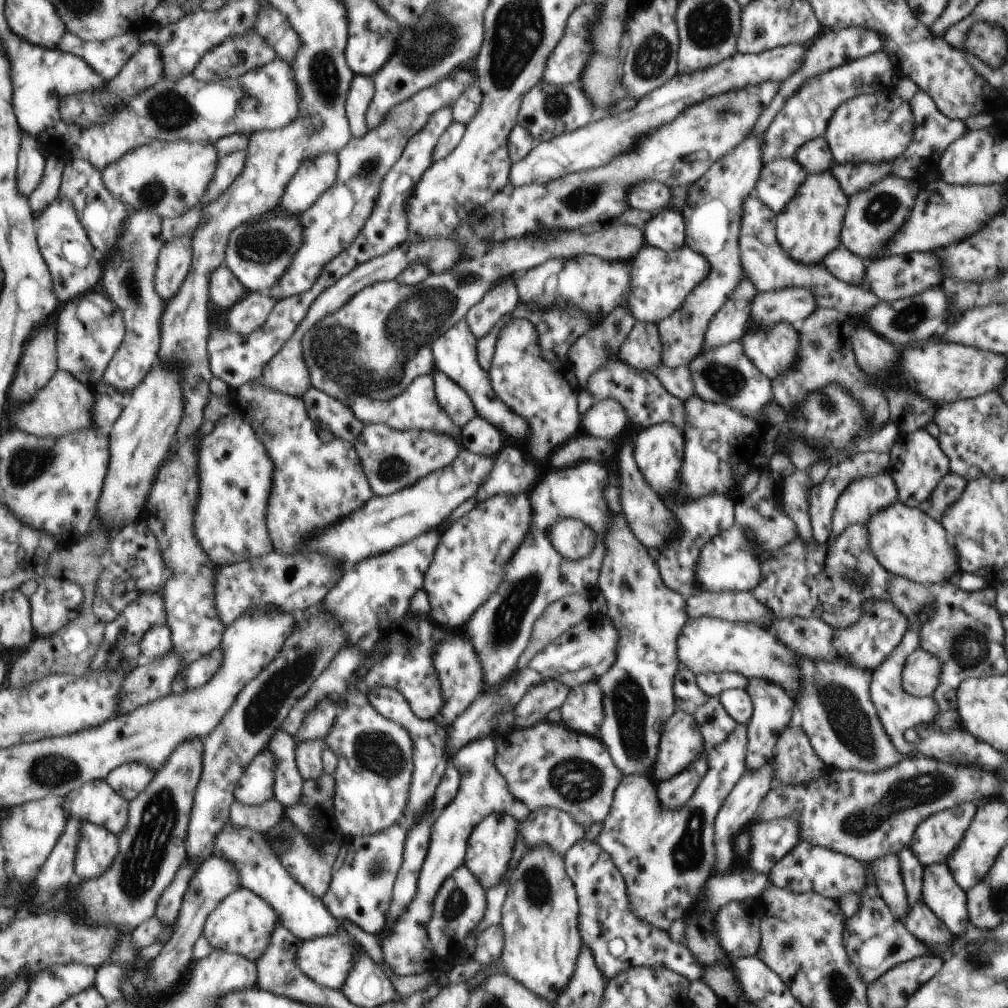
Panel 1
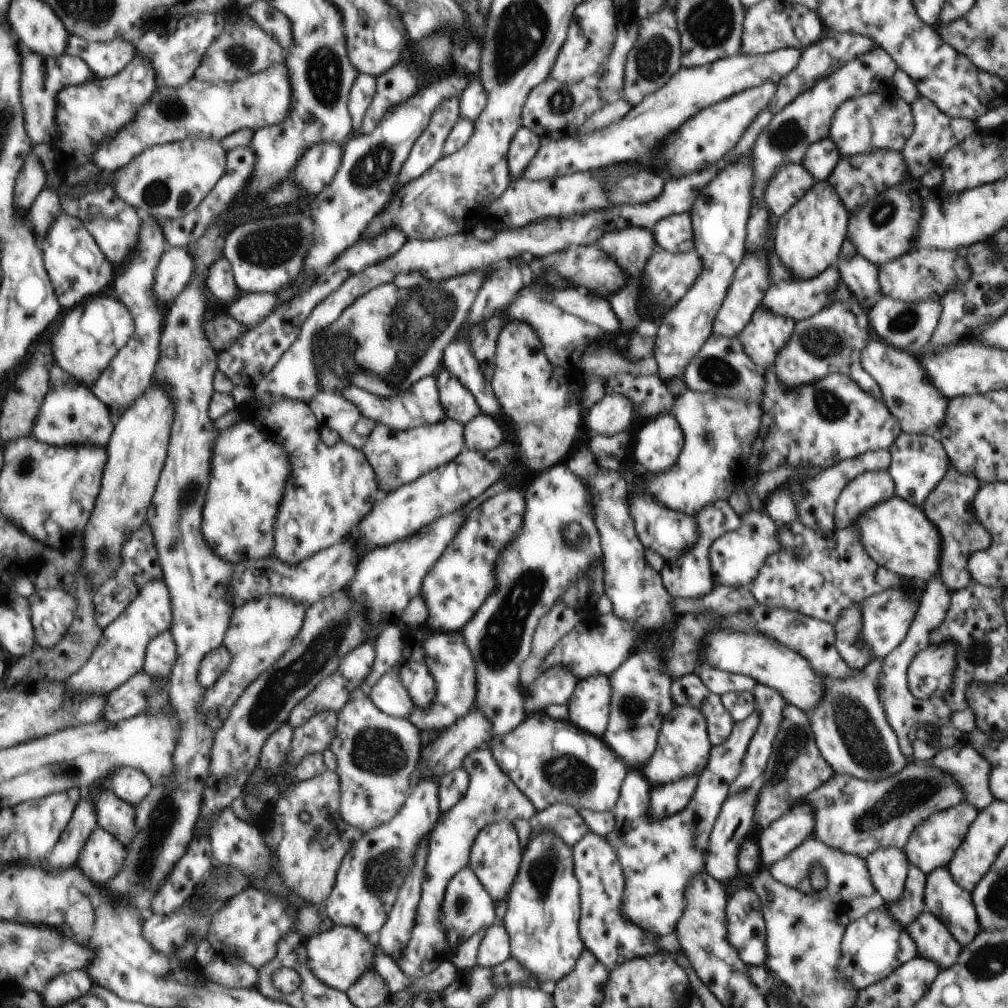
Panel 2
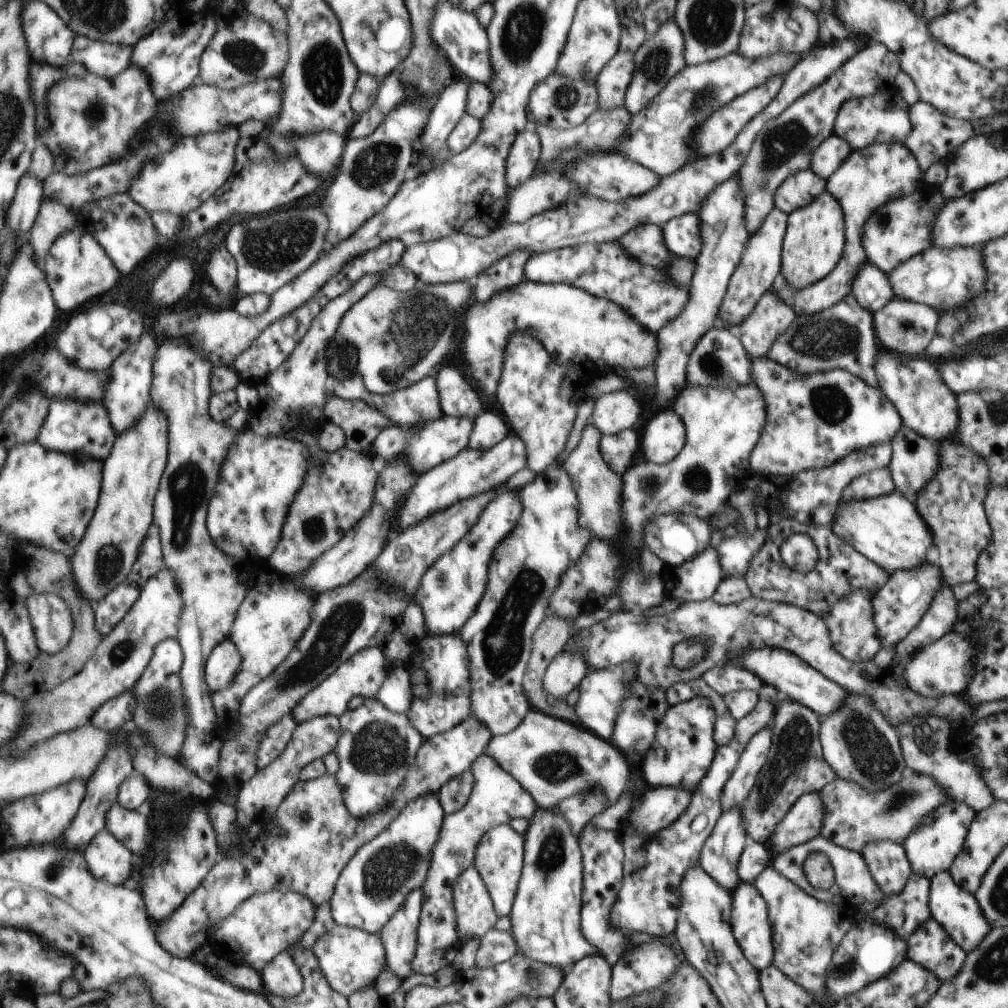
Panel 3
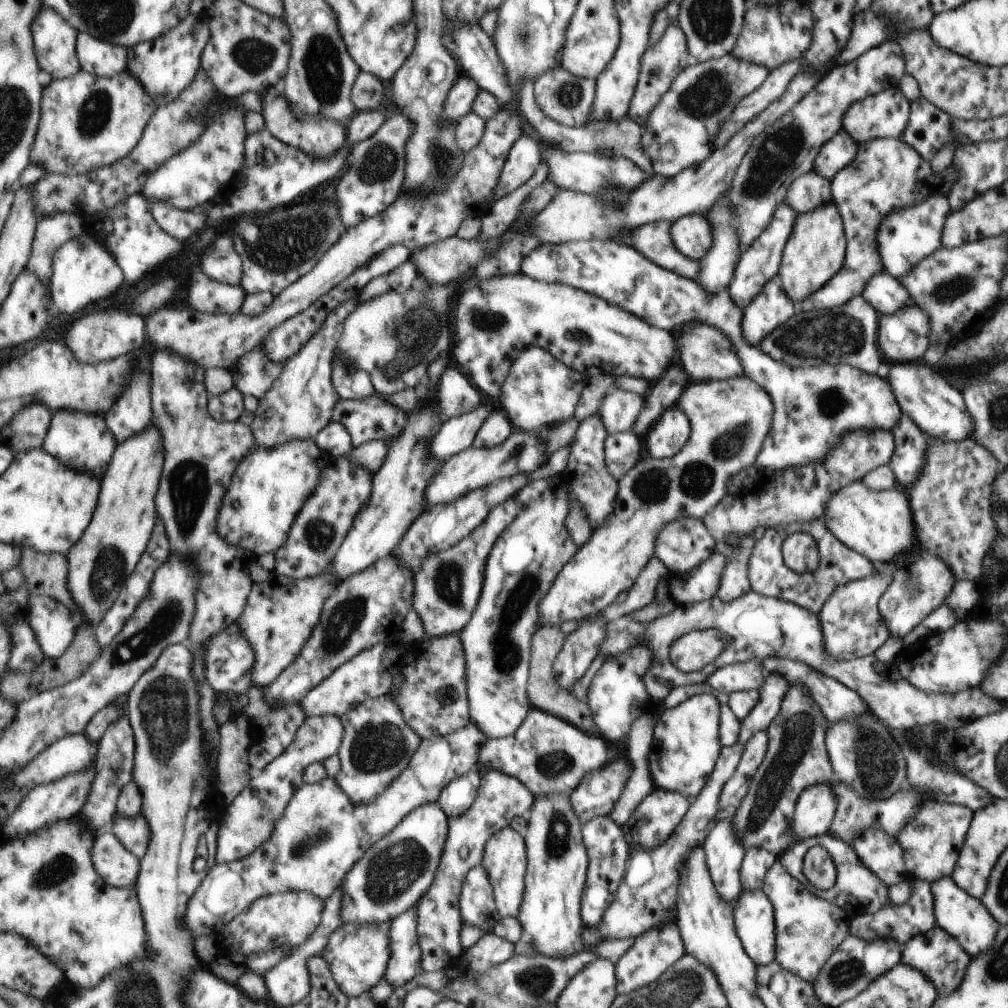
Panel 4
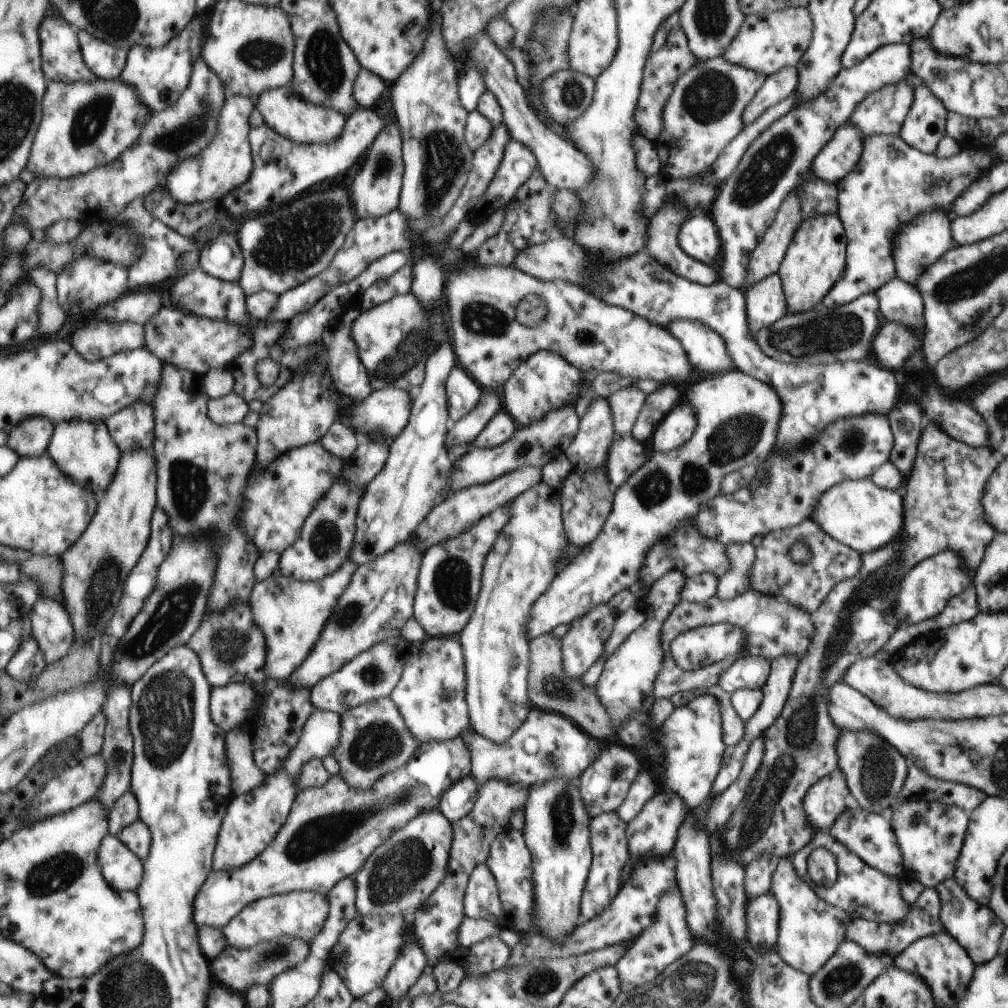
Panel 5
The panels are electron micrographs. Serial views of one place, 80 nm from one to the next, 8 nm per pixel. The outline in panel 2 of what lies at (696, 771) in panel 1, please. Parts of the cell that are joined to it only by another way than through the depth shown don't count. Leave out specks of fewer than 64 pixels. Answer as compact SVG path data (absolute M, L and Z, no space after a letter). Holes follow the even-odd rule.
M698 774L679 781L654 786L649 794L650 818L661 821L681 812L694 796Z

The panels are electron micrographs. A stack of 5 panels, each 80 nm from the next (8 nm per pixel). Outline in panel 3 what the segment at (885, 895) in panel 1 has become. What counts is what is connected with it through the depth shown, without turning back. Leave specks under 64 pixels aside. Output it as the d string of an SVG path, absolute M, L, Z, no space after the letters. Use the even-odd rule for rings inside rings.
M873 841L861 849L860 854L884 896L888 895L890 898L906 885L911 866L906 858L905 848L899 843Z

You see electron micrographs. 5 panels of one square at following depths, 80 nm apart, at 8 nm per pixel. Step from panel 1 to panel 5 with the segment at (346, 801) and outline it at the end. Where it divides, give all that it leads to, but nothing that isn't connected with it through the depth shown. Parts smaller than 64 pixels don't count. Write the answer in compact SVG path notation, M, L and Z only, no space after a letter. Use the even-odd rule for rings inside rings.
M389 697L356 707L342 715L342 744L334 757L340 765L339 776L355 790L371 790L376 780L386 773L395 772L414 755L418 742L406 728L401 712Z

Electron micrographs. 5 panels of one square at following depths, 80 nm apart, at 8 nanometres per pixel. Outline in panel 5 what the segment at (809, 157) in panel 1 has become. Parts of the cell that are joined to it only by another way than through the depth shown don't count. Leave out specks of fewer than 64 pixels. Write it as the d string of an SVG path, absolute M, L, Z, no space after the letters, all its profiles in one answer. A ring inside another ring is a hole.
M847 120L821 147L810 165L810 171L818 179L835 185L861 160L863 144L861 131Z

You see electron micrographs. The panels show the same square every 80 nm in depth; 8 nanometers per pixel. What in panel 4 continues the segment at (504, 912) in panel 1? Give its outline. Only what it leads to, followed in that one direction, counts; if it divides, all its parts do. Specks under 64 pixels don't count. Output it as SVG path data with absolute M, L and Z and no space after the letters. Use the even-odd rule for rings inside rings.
M567 793L533 796L526 820L525 847L527 854L524 896L518 920L523 938L531 939L535 954L563 958L579 951L593 951L601 959L614 963L634 939L607 940L585 949L581 932L580 898L586 877L588 856L580 833L583 822L570 805Z

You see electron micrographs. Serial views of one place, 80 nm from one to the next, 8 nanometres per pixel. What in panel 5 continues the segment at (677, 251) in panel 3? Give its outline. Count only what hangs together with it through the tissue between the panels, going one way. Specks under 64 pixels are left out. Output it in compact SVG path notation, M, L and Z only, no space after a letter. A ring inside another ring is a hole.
M707 212L689 214L677 234L678 246L694 260L713 265L722 250L721 236Z

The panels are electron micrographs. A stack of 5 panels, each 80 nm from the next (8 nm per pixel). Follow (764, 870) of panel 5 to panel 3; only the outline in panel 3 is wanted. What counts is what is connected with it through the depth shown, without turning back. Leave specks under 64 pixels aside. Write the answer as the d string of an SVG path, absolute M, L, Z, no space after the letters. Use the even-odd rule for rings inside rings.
M747 841L737 868L741 883L752 884L771 861L772 856L765 846L755 841Z

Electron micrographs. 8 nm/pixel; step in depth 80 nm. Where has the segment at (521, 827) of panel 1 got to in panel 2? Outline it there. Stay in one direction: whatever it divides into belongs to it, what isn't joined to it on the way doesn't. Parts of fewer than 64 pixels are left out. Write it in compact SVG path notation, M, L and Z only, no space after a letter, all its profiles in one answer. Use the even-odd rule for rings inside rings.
M559 803L537 811L531 820L531 833L553 831L567 846L574 844L588 831L586 821L574 806Z

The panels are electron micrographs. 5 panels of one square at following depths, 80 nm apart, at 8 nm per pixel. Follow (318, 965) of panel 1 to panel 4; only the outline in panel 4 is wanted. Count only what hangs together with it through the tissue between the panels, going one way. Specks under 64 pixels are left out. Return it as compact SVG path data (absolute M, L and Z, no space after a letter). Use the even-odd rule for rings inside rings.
M390 921L382 923L357 923L354 927L343 924L330 938L323 958L330 964L335 980L348 997L358 997L371 992L385 977L391 958L391 942L388 937Z

